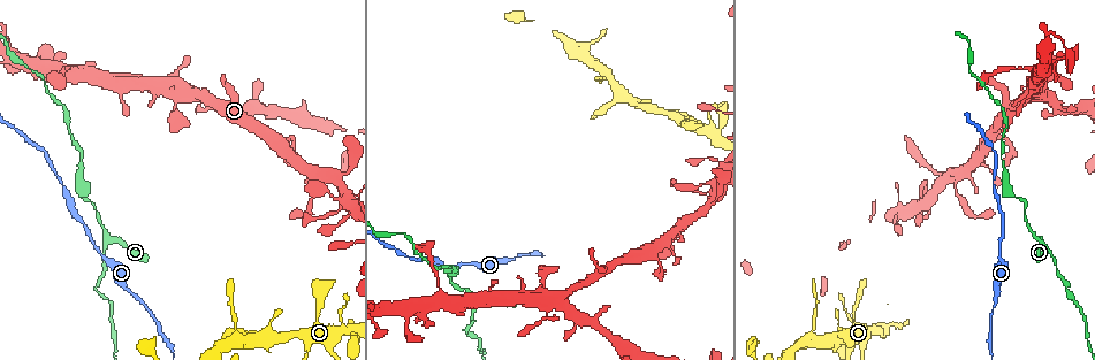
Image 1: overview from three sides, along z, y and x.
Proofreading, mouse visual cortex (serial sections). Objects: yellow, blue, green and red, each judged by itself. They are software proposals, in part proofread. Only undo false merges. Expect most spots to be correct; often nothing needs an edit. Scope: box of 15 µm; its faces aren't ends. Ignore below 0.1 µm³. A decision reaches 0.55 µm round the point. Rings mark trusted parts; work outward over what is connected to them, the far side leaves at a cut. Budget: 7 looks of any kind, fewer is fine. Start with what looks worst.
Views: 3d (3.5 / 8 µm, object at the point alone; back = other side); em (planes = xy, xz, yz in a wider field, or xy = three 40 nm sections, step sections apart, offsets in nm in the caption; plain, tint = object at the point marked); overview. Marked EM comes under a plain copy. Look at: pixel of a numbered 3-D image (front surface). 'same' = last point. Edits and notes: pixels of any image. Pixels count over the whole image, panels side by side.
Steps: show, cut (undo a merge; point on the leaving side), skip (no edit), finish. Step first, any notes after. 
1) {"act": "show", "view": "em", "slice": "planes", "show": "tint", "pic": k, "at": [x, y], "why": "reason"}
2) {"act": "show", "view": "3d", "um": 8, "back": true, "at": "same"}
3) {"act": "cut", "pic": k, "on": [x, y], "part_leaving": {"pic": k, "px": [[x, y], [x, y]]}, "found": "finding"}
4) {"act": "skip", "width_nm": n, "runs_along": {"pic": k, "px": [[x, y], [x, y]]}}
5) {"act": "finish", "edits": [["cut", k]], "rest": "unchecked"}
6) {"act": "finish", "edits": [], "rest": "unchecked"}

{"act": "show", "view": "3d", "um": 3.5, "pic": 1, "at": [1037, 236], "why": "a fork"}

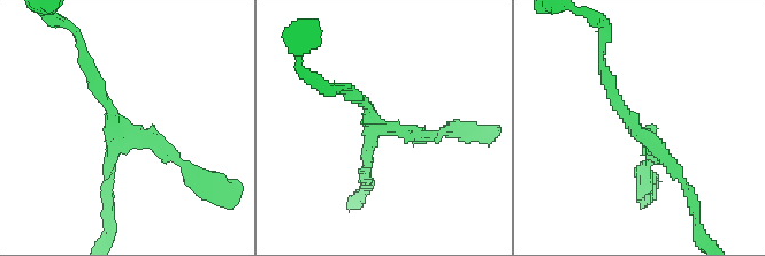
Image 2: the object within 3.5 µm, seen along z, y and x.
{"act": "show", "view": "em", "slice": "xy", "step": 5, "show": "tint", "pic": 2, "at": [642, 133], "why": "shape alone is not enough"}

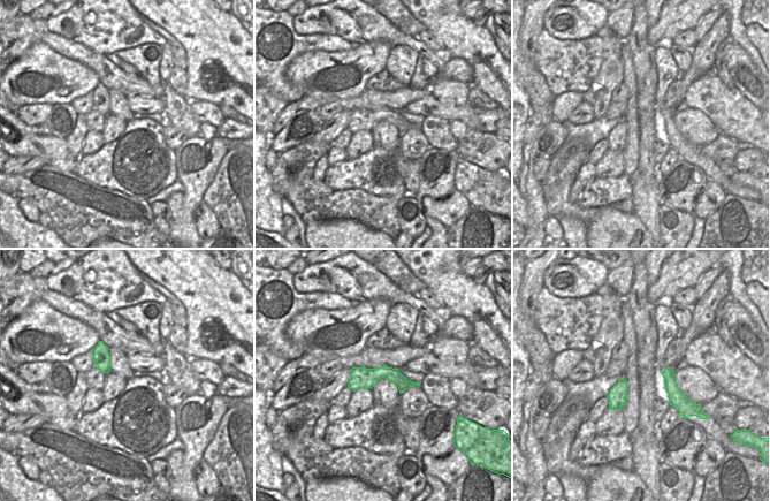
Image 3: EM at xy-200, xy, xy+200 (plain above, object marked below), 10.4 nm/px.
{"act": "show", "view": "em", "slice": "planes", "show": "tint", "at": "same"}

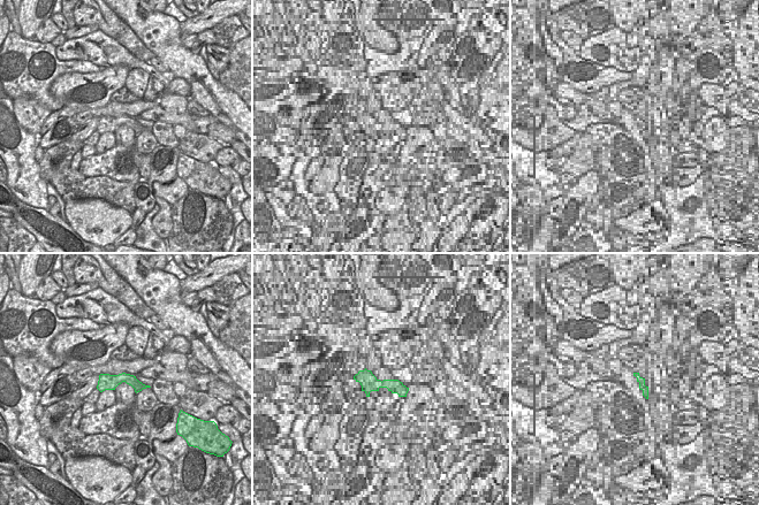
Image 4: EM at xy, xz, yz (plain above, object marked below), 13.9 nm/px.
{"act": "skip", "runs_along": {"pic": 2, "px": [[188, 172], [121, 133], [92, 76]]}, "found": "one cell here"}

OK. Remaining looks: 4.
{"act": "show", "view": "3d", "um": 3.5, "pic": 1, "at": [545, 317], "why": "abrupt turn"}

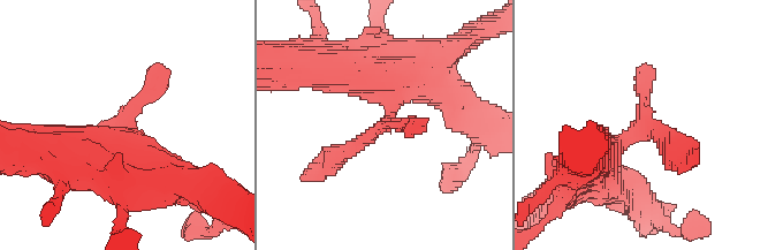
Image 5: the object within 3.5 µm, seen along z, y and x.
{"act": "show", "view": "em", "slice": "xy", "step": 3, "show": "tint", "pic": 5, "at": [389, 120], "why": "now the EM"}

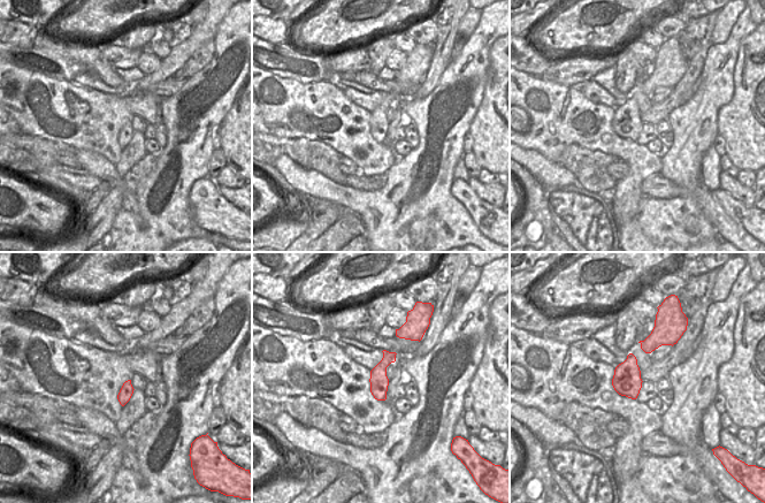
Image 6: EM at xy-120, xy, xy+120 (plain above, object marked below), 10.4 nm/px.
{"act": "skip", "runs_along": {"pic": 5, "px": [[411, 75], [386, 77], [390, 119], [329, 164]]}, "found": "all the same cell"}

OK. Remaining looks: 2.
{"act": "show", "view": "3d", "um": 3.5, "pic": 1, "at": [683, 220], "why": "branch point"}

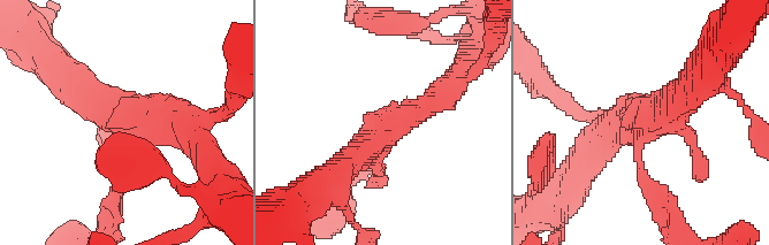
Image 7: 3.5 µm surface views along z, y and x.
{"act": "show", "view": "em", "slice": "xy", "step": 5, "show": "tint", "pic": 7, "at": [132, 118], "why": "now the EM"}

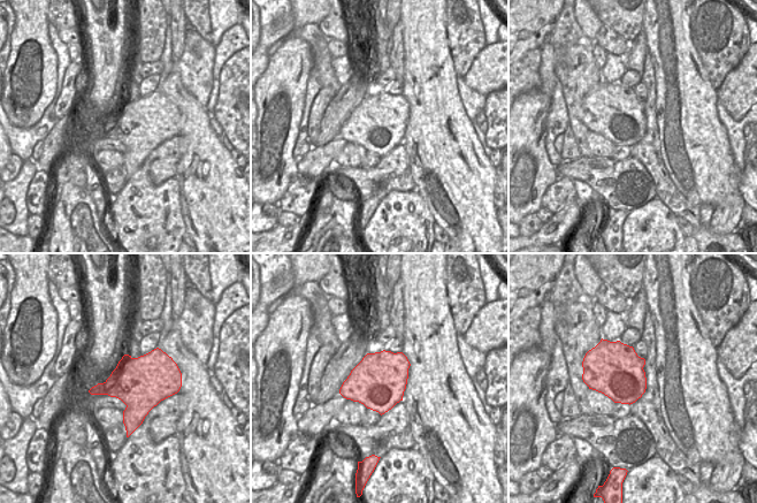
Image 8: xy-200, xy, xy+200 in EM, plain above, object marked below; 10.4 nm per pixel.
{"act": "skip", "runs_along": {"pic": 7, "px": [[332, 176], [448, 85]]}, "found": "all the same cell"}

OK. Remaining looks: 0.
{"act": "finish", "edits": [], "rest": "unchecked"}

